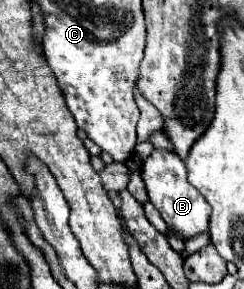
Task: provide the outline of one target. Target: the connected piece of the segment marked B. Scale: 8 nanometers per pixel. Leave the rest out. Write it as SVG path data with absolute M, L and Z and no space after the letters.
M155 149L153 155L143 161L141 177L145 181L145 187L147 187L147 193L149 193L149 201L157 207L157 211L161 213L161 217L165 219L165 223L171 229L179 231L187 239L193 239L195 235L209 231L211 207L205 201L205 197L193 185L189 185L185 163L175 153Z

